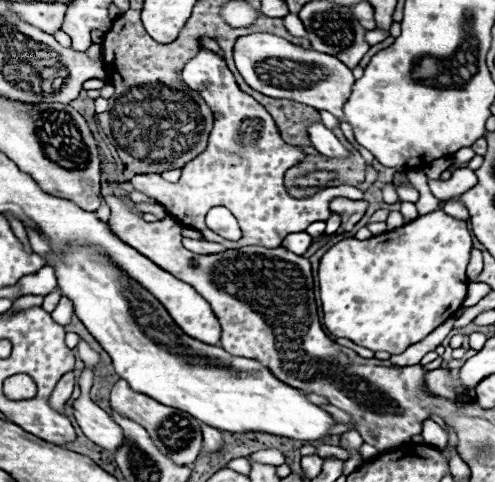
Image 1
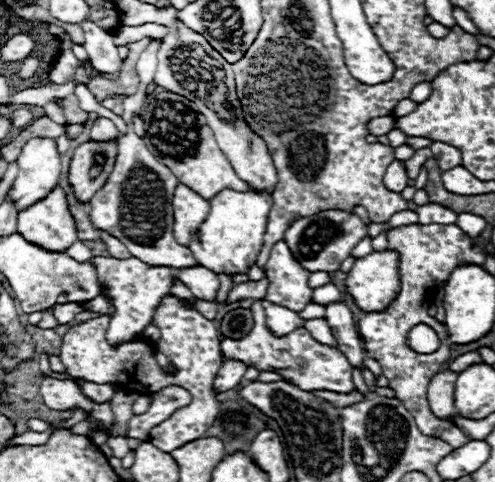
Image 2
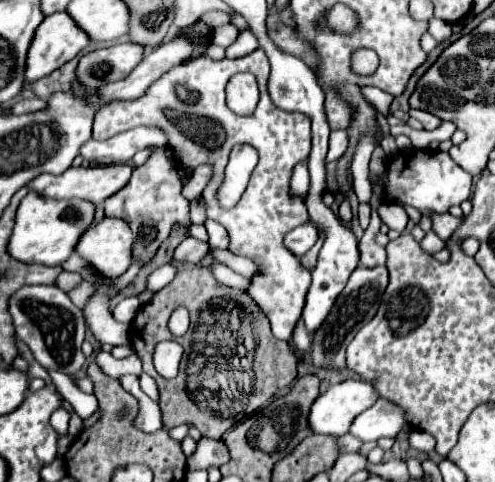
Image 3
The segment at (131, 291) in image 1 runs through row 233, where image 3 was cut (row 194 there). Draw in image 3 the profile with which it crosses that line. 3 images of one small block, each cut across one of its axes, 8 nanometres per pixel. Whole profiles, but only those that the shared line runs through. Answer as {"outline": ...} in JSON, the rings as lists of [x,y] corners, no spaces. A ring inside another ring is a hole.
{"outline":[[[28,192],[16,210],[16,224],[12,228],[12,236],[8,242],[8,254],[26,264],[46,264],[56,266],[62,264],[74,250],[76,238],[92,224],[94,220],[94,204],[84,200],[50,200],[38,196],[36,192]]]}

